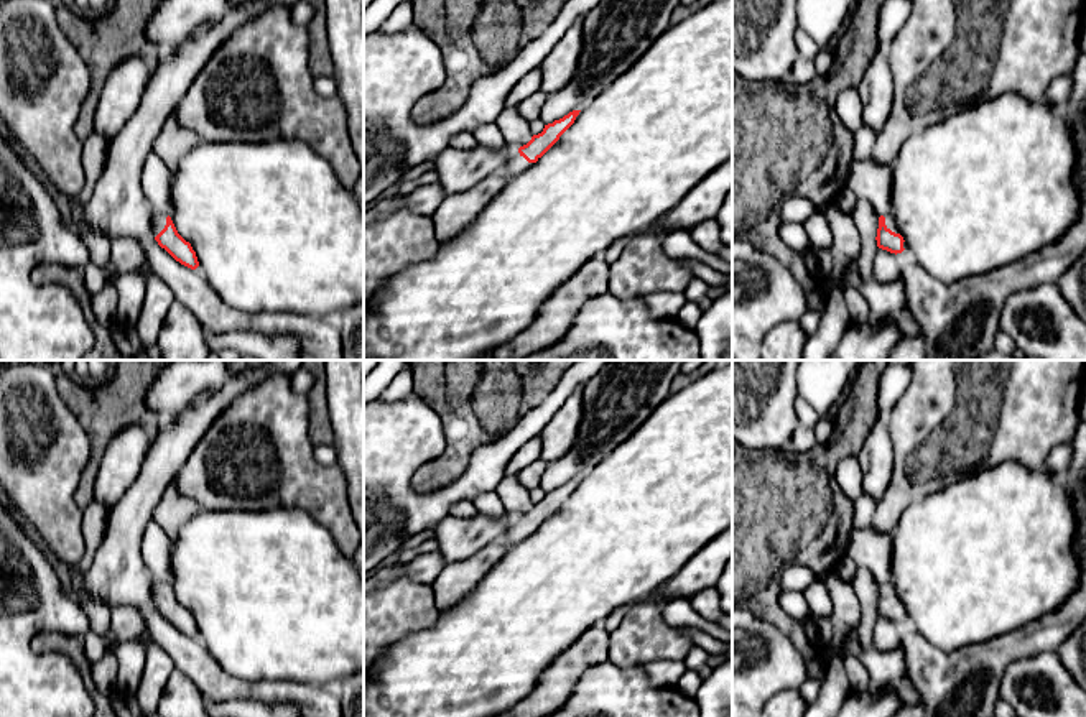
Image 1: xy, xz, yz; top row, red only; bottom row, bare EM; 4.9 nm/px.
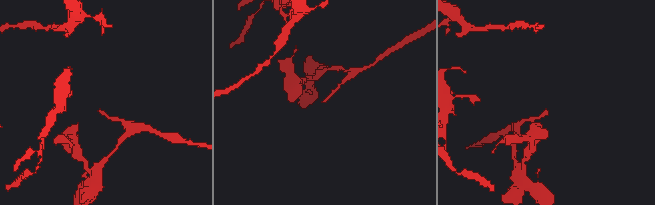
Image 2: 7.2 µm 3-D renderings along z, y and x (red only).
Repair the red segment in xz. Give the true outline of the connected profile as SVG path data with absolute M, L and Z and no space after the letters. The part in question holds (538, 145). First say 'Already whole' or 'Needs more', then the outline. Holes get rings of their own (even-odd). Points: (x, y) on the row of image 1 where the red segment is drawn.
Needs more. M573 110L559 120L545 125L543 132L533 135L531 140L515 150L500 171L510 178L527 171L536 163L558 140L559 136L574 123L581 110Z

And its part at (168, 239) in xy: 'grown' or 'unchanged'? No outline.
grown

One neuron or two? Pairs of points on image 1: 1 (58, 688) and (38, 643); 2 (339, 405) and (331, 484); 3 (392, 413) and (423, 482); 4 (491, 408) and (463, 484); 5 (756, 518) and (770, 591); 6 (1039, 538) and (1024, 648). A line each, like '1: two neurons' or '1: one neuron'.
1: two neurons
2: two neurons
3: two neurons
4: two neurons
5: one neuron
6: two neurons

